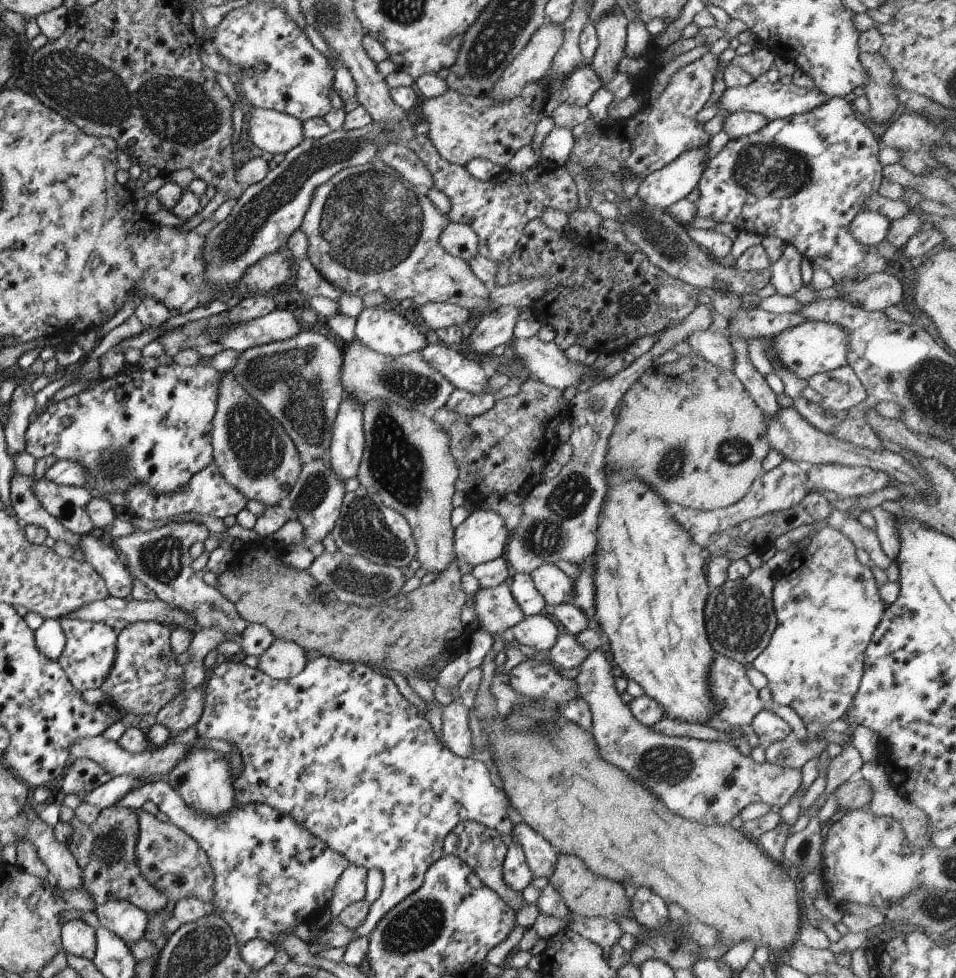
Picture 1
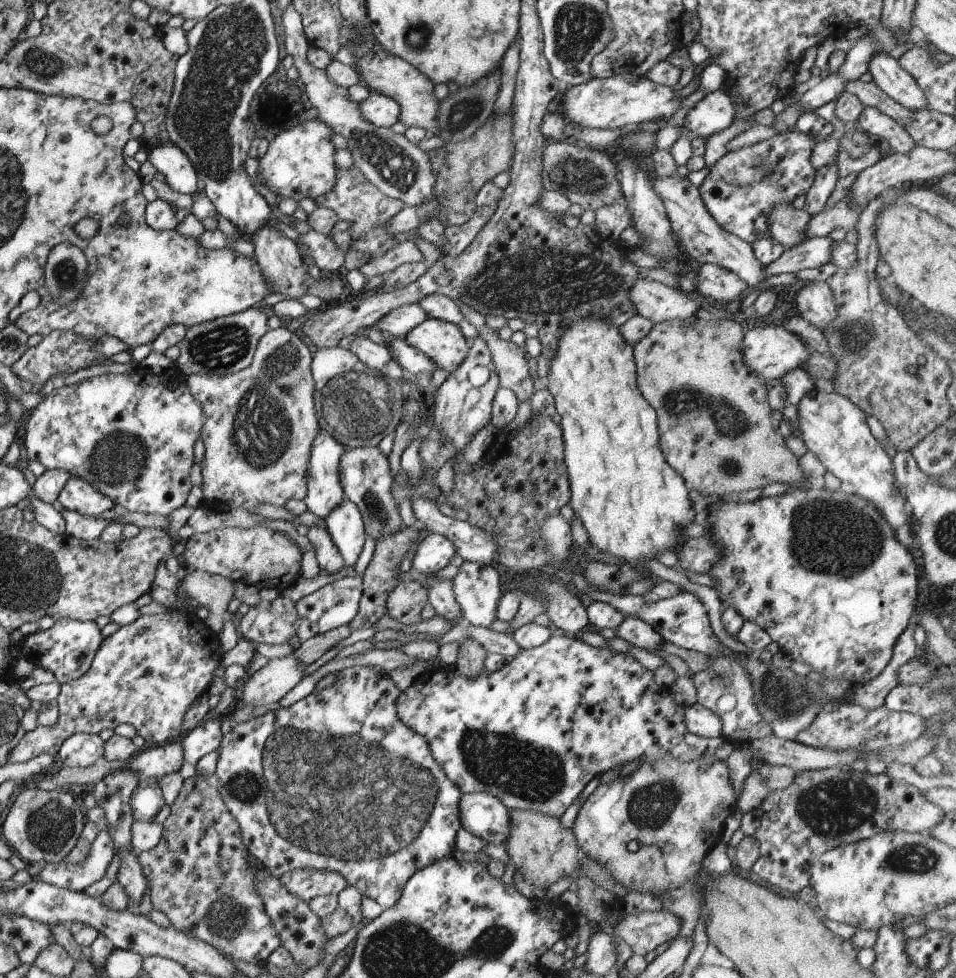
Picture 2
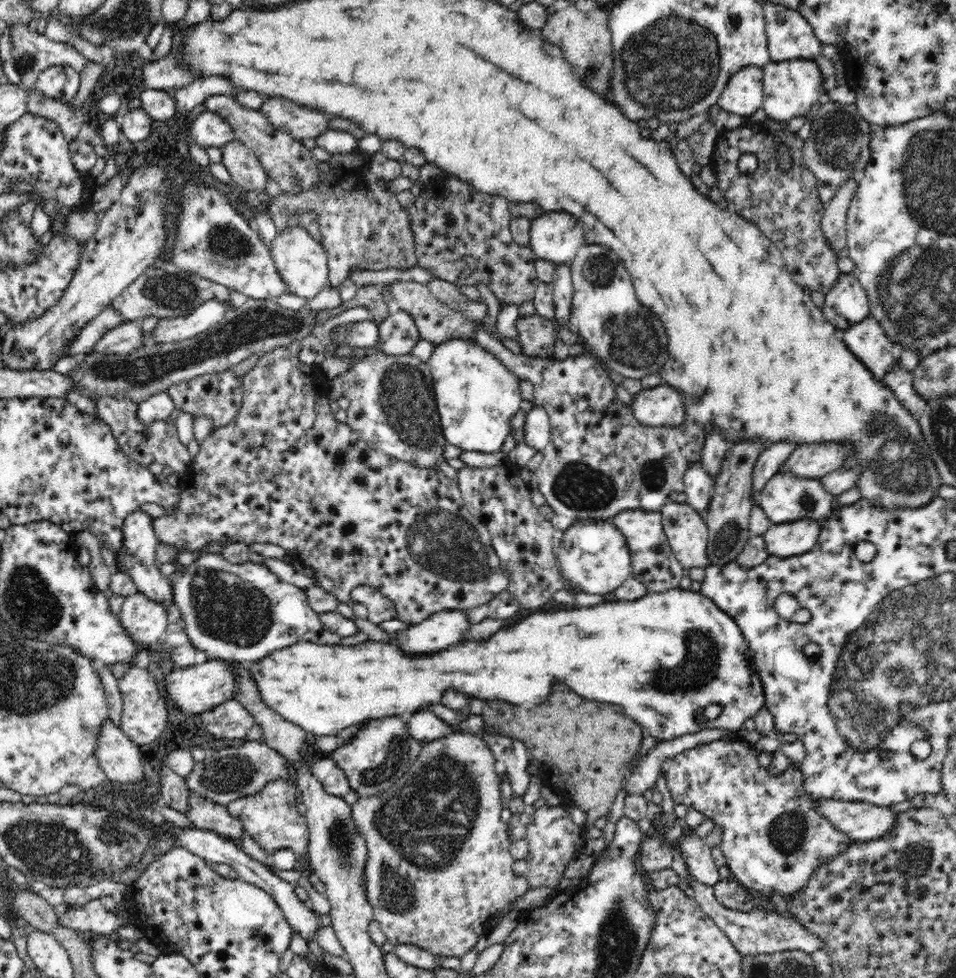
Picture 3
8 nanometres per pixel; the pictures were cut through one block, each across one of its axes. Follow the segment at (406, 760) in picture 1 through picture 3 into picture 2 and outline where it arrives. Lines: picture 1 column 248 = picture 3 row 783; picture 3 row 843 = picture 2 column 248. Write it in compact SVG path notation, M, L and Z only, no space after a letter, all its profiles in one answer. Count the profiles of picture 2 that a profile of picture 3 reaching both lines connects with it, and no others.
M355 665L340 670L337 680L323 688L313 690L305 698L286 707L251 718L244 722L233 722L231 719L220 723L221 740L217 746L217 761L214 774L219 782L219 794L239 826L241 842L248 852L261 863L273 878L279 878L284 872L295 869L326 870L340 874L347 885L356 888L362 896L372 898L383 910L393 906L401 896L403 886L414 871L427 866L429 862L447 857L455 846L455 833L461 827L459 822L459 798L462 792L453 786L443 774L443 770L433 762L429 754L429 744L425 738L409 730L399 718L395 710L395 702L399 689L385 674L375 672L377 666Z

